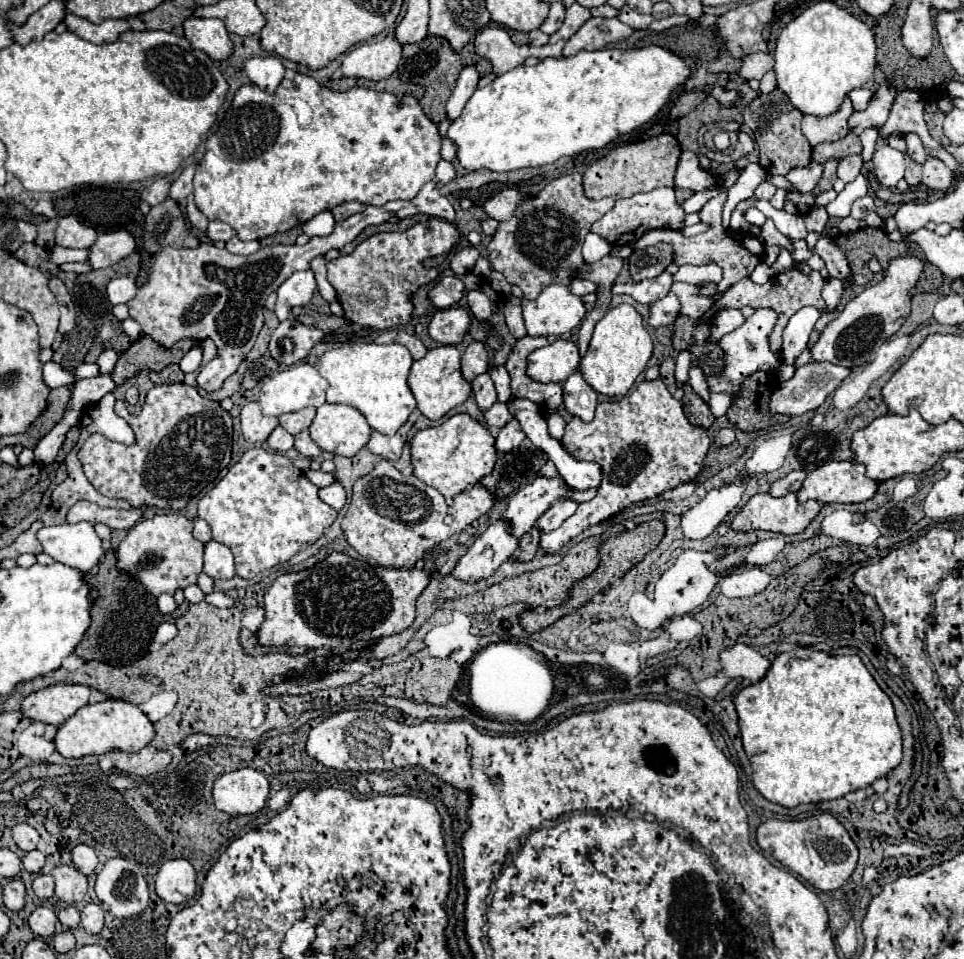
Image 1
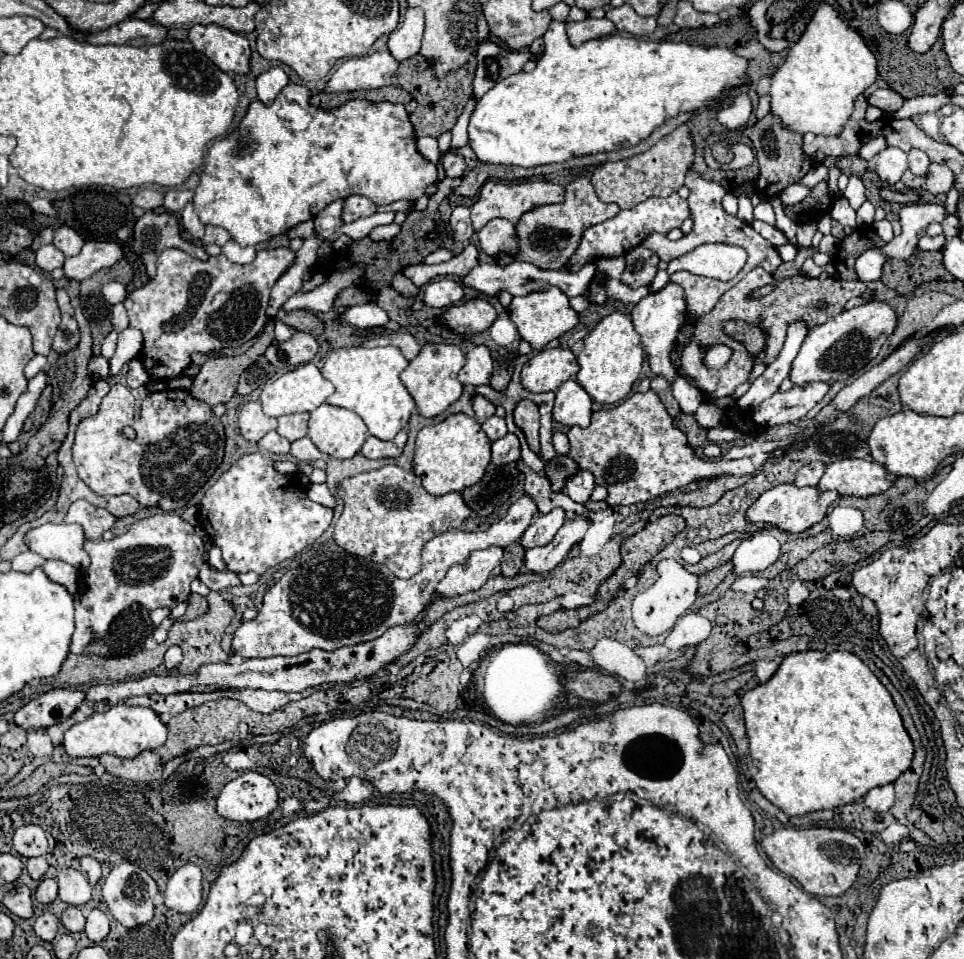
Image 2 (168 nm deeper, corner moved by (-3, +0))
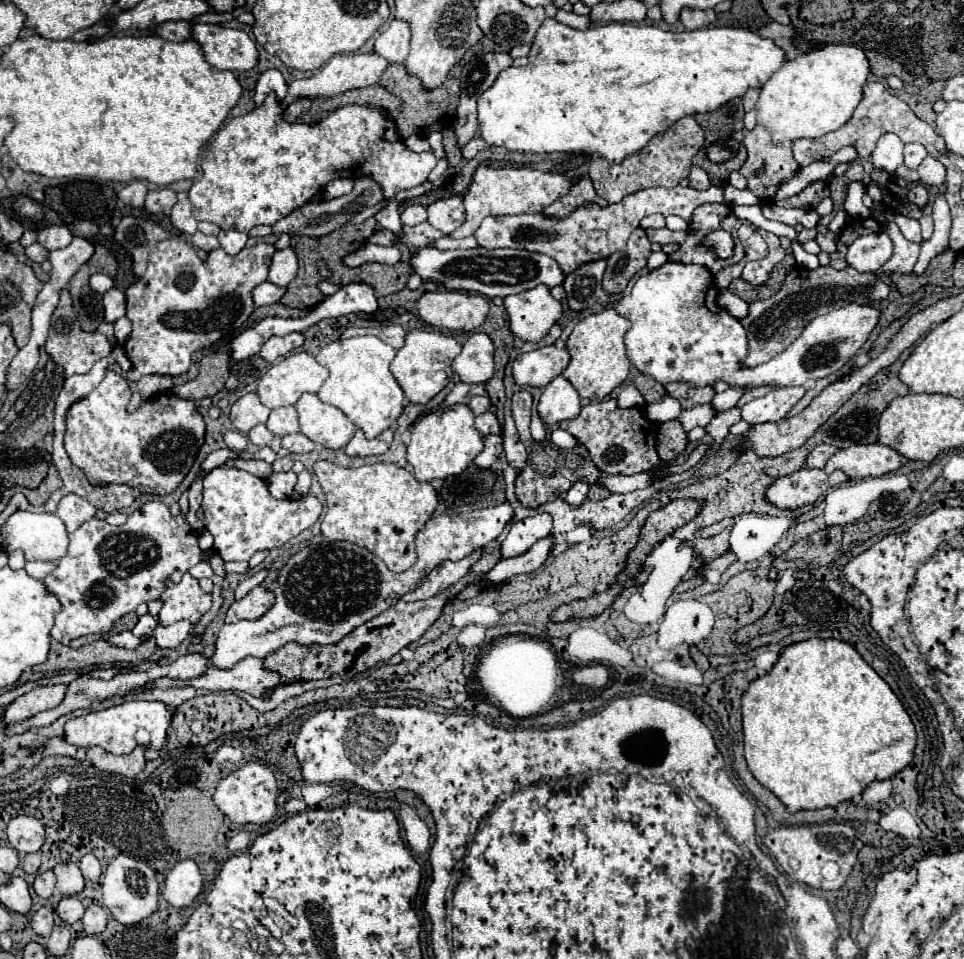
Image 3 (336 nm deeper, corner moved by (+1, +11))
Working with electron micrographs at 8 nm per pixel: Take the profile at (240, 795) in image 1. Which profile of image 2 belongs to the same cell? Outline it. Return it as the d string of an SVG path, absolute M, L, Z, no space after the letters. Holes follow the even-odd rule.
M246 772L222 788L216 810L228 820L252 822L268 816L276 806L278 792L272 780L260 772Z

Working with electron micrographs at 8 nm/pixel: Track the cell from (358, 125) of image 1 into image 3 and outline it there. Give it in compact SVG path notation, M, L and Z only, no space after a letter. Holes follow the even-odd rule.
M272 93L262 107L256 107L252 113L248 115L242 115L242 117L236 117L232 121L228 121L220 131L218 131L218 137L214 137L212 143L208 143L204 155L202 155L201 168L204 171L202 179L196 181L190 189L190 203L192 203L192 213L196 217L196 221L210 221L210 223L216 223L220 229L224 231L230 231L230 229L236 229L236 231L250 231L252 227L256 225L274 225L278 219L286 217L288 213L292 213L294 209L302 207L304 203L308 203L314 195L322 193L326 183L332 181L332 179L338 179L338 177L348 177L348 179L356 179L356 177L362 177L362 175L372 175L376 179L376 183L382 185L384 189L384 197L390 199L394 197L396 193L404 191L404 189L412 189L416 185L422 185L428 177L428 173L436 167L436 157L434 153L414 153L410 149L406 149L404 141L398 139L400 135L396 133L396 125L394 121L388 121L388 117L384 117L384 113L380 113L380 109L364 109L360 105L348 105L348 107L342 107L334 113L330 113L322 123L316 123L316 125L302 125L302 123L288 123L288 121L280 121L280 113L282 113L282 107L280 103L276 101L276 95Z

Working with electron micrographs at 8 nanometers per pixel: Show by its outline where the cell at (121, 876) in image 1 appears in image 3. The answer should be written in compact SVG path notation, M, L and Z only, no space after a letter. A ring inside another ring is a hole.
M118 855L106 869L102 881L102 901L110 909L112 917L122 925L134 925L150 917L158 909L158 881L154 871L130 855Z

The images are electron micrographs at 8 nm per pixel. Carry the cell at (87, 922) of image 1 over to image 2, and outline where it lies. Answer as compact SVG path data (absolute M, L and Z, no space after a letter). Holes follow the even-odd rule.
M98 908L90 910L90 912L88 912L88 918L86 918L86 930L84 930L84 932L86 932L88 940L100 942L100 940L106 938L108 932L110 932L108 916L106 916L102 910L98 910Z

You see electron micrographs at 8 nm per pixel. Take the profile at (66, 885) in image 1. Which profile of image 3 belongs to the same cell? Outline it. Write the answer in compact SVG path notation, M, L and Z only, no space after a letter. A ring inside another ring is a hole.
M60 863L54 867L56 875L56 887L62 895L70 897L84 889L84 877L80 873L80 867L76 863Z

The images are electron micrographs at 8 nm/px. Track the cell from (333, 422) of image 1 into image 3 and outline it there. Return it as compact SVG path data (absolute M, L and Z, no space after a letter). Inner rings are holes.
M304 393L296 403L296 411L300 431L310 441L328 449L342 449L356 431L356 425L352 425L340 409L322 403L314 393Z

